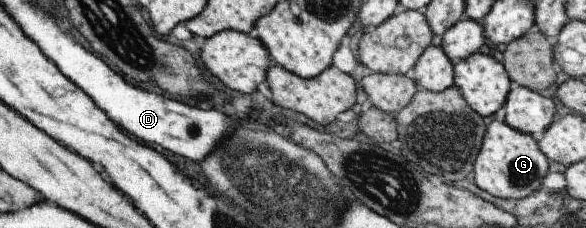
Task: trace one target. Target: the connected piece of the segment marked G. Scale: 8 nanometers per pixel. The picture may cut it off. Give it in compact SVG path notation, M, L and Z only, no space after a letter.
M490 119L482 148L477 156L473 178L484 192L504 199L520 200L544 188L542 180L548 174L550 160L532 136L514 130L505 121Z

